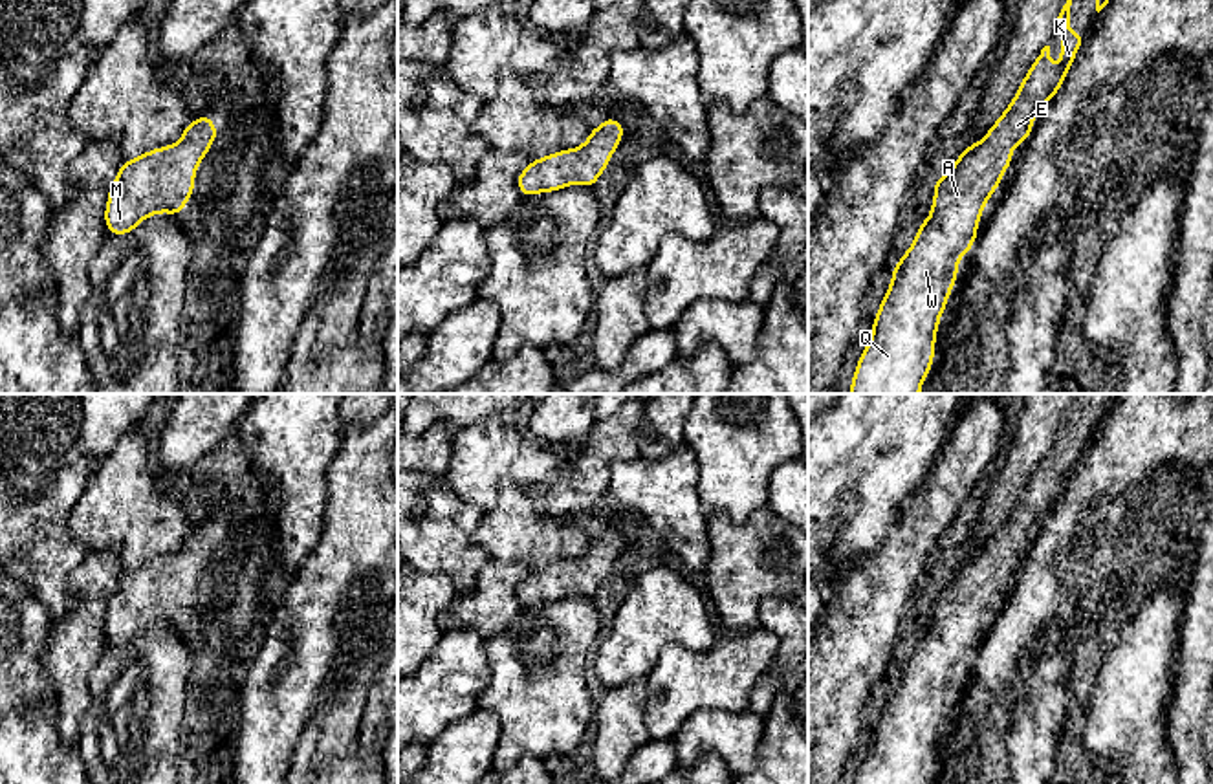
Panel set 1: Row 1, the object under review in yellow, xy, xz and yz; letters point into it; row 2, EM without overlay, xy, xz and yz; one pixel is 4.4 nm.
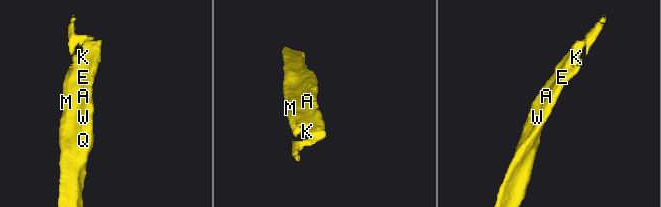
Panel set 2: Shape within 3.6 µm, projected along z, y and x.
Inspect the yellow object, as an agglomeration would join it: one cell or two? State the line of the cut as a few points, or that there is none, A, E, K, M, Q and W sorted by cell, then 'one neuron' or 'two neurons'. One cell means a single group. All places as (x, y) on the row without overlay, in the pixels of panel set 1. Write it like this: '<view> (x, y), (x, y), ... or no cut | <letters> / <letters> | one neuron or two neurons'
no cut | A E K M Q W | one neuron

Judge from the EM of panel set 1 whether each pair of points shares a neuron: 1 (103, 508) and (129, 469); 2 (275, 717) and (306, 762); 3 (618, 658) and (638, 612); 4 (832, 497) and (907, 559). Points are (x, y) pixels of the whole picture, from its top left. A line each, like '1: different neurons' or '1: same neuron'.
1: same neuron
2: different neurons
3: same neuron
4: different neurons

